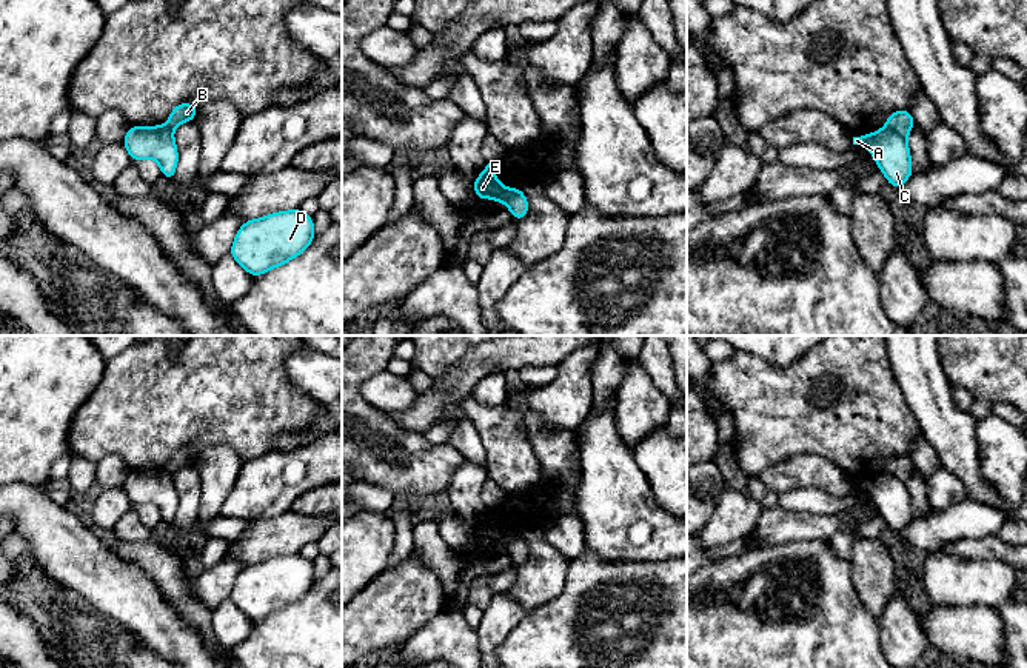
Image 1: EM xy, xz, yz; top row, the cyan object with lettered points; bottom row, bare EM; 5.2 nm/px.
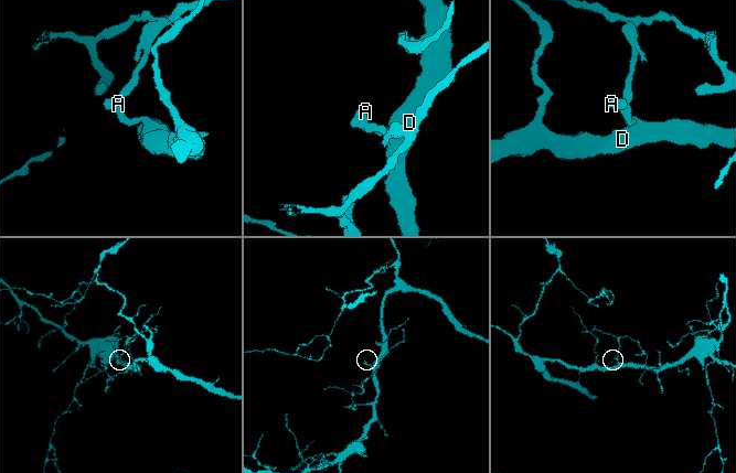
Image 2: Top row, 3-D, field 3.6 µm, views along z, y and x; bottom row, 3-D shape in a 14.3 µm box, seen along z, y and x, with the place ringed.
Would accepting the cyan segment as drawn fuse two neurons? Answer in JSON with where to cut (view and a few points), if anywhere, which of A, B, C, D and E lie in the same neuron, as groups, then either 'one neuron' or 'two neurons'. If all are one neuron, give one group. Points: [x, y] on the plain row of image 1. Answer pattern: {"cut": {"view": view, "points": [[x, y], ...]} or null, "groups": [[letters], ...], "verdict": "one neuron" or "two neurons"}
{"cut": {"view": "yz", "points": [[886, 470], [904, 484]]}, "groups": [["A", "C", "D", "E"], ["B"]], "verdict": "two neurons"}

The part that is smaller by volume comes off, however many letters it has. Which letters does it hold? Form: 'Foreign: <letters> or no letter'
Foreign: B

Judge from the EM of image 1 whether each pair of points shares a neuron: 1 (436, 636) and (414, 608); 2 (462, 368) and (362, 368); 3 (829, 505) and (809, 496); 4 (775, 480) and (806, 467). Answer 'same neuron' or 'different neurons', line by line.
1: different neurons
2: different neurons
3: same neuron
4: same neuron

